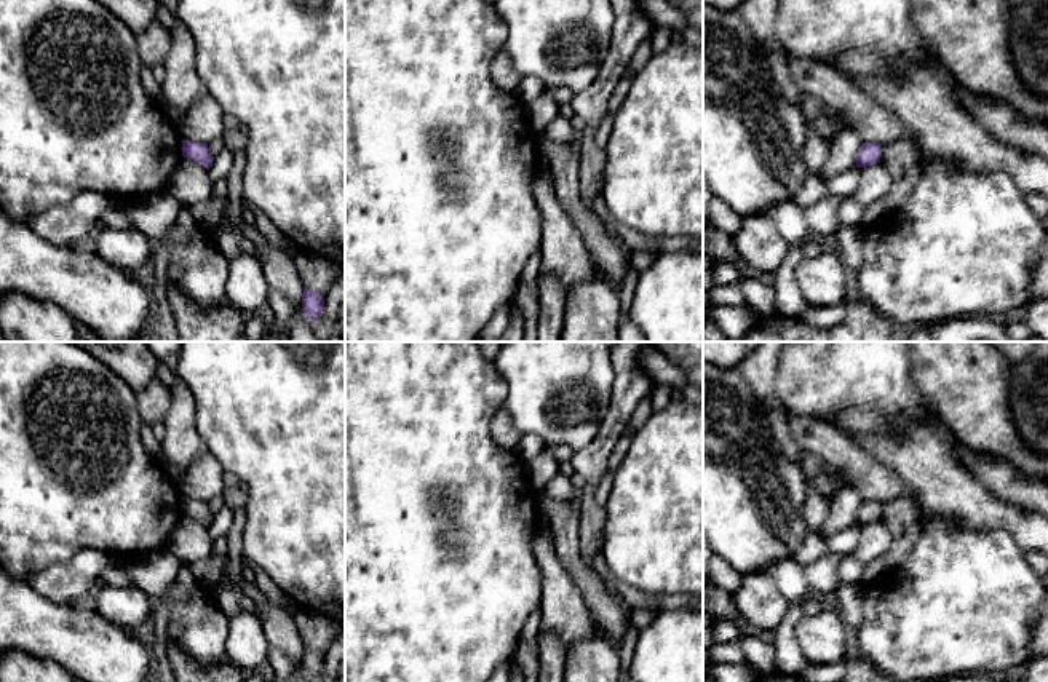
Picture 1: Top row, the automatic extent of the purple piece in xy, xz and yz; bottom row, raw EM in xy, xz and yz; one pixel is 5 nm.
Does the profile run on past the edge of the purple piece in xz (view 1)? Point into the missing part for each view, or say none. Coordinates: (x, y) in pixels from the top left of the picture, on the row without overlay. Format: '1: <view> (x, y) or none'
1: none

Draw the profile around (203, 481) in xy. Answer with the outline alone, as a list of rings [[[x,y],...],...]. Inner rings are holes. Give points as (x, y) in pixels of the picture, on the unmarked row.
[[[204,452],[190,463],[177,489],[182,498],[209,502],[224,494],[224,468],[214,455]]]

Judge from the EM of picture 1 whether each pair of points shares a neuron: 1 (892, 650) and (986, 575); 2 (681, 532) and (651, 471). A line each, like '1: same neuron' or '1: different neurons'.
1: same neuron
2: same neuron

